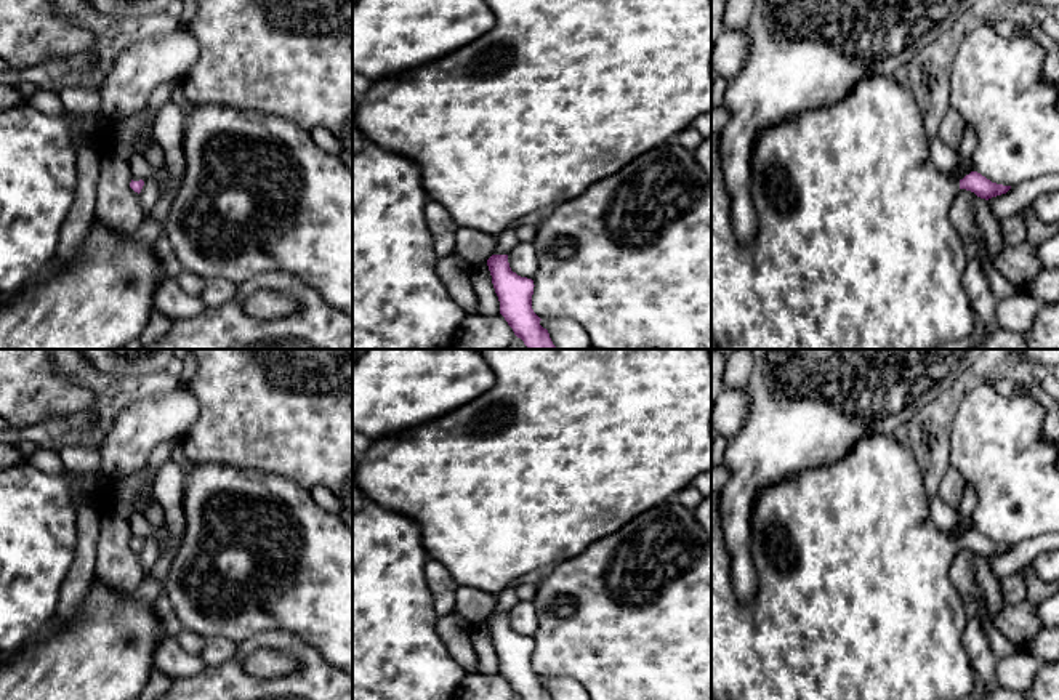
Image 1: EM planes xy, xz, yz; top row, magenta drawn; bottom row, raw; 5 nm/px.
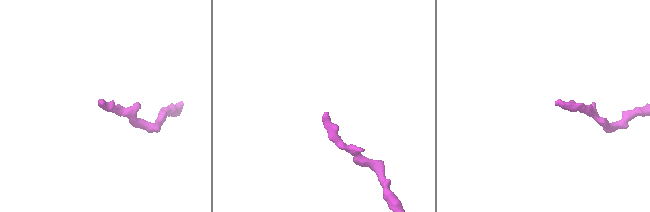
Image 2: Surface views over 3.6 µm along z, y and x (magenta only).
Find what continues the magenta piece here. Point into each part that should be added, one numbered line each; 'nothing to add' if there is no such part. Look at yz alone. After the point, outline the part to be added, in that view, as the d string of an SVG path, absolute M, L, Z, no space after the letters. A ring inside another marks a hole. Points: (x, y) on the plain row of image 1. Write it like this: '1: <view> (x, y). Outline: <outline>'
1: yz (854, 601). Outline: M873 434L857 442L849 453L841 460L819 468L806 469L795 474L769 489L763 489L755 500L751 514L751 537L750 537L750 556L758 577L756 597L747 604L737 599L731 583L731 556L726 549L721 516L719 516L719 498L721 492L729 479L729 471L724 463L711 466L711 698L713 700L961 700L974 692L977 676L971 665L971 660L963 646L963 633L966 630L966 610L963 597L950 578L950 569L956 553L960 551L960 538L950 537L936 527L931 521L929 497L924 490L924 482L918 469L916 460L907 444L900 444L894 436Z

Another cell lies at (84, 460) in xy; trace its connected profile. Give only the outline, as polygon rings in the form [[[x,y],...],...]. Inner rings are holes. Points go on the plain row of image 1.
[[[85,444],[67,445],[58,452],[61,463],[79,476],[93,476],[99,471],[99,453]]]

